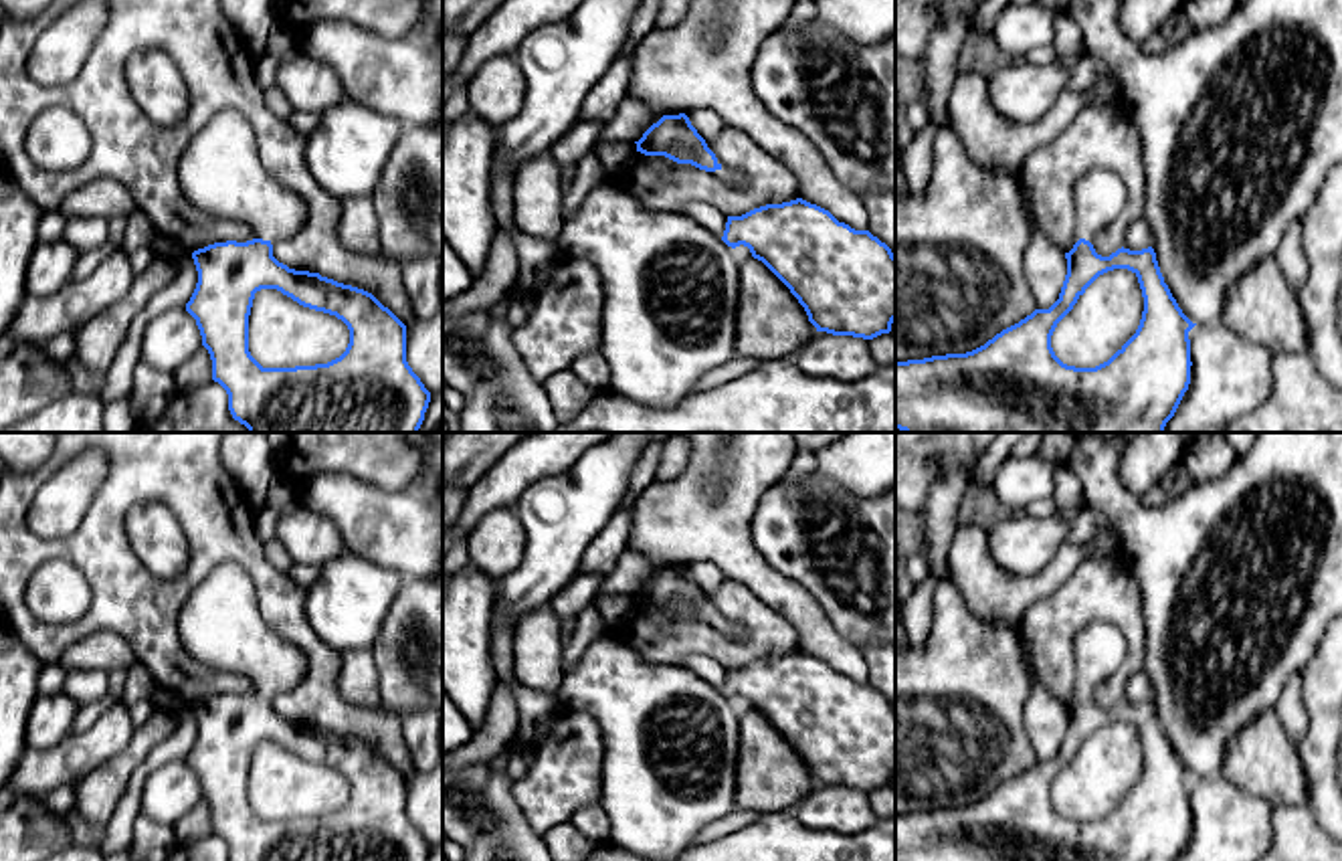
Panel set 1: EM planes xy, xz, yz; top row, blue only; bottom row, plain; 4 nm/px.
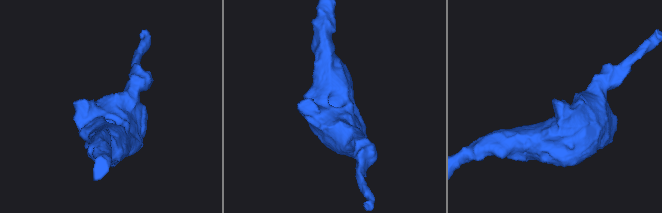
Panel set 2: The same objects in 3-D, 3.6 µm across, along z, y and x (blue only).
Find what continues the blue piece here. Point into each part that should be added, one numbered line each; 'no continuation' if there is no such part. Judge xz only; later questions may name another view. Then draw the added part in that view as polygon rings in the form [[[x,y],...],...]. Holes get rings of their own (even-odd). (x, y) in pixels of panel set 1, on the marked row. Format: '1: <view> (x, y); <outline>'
1: xz (730, 176); [[[722,166],[720,170],[715,170],[715,174],[717,174],[724,182],[728,182],[728,184],[732,184],[732,186],[742,186],[742,184],[744,184],[744,176],[742,176],[740,172],[736,172],[736,170],[728,170],[726,166]]]

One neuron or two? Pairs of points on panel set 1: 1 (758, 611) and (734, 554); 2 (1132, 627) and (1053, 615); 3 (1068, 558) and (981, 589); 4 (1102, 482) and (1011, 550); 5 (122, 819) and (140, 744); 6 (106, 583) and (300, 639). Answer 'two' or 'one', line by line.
1: two
2: one
3: one
4: two
5: two
6: one

